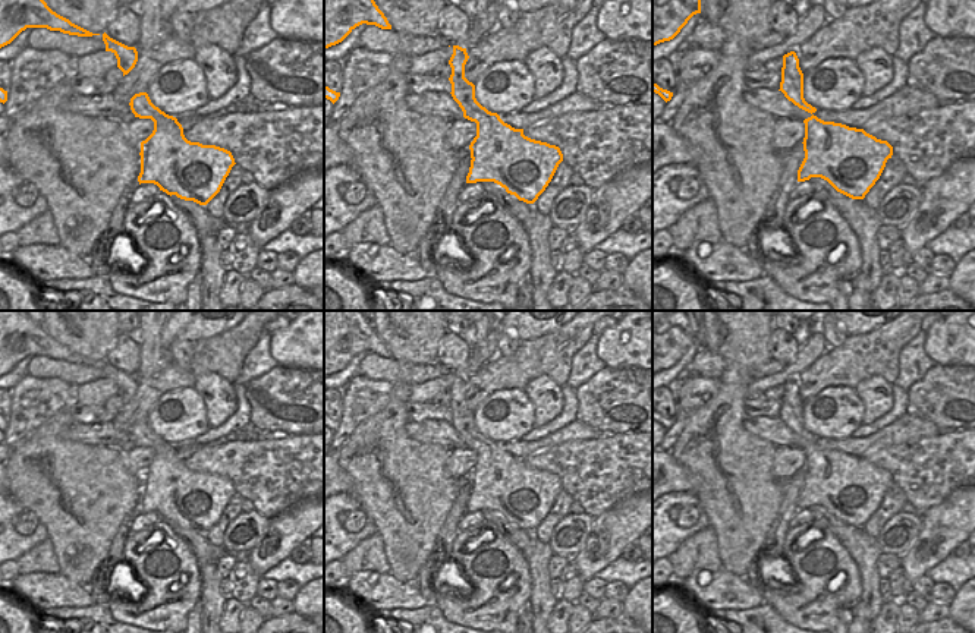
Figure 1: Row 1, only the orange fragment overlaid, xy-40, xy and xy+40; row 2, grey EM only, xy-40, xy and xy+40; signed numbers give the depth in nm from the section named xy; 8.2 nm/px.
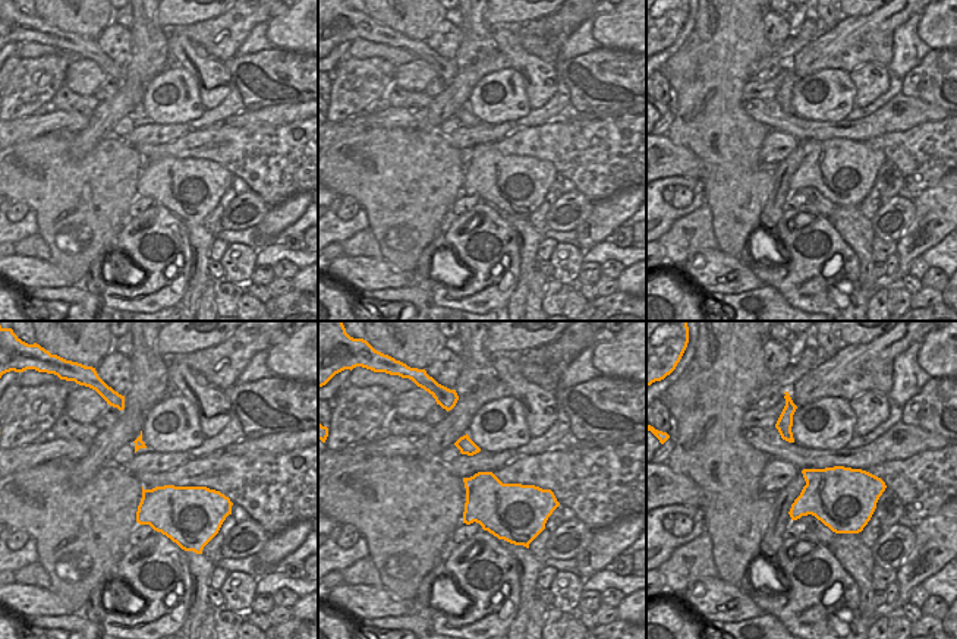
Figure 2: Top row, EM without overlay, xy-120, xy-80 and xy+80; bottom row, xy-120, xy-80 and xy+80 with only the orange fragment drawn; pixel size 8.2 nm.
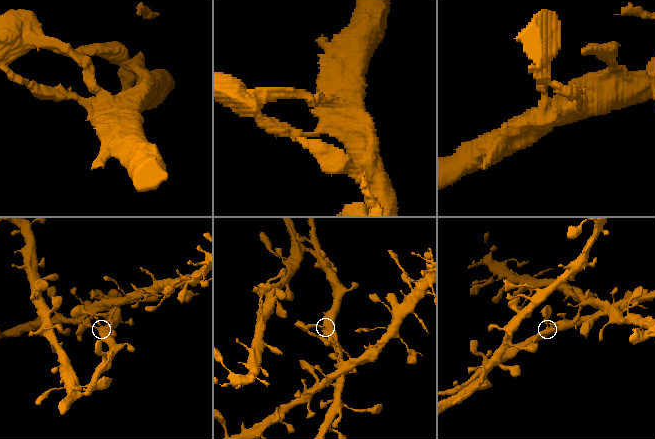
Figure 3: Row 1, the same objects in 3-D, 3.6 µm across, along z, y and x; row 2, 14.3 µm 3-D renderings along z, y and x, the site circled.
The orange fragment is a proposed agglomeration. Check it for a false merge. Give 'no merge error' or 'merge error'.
no merge error

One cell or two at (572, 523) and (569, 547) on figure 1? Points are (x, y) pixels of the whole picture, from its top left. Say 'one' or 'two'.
one

